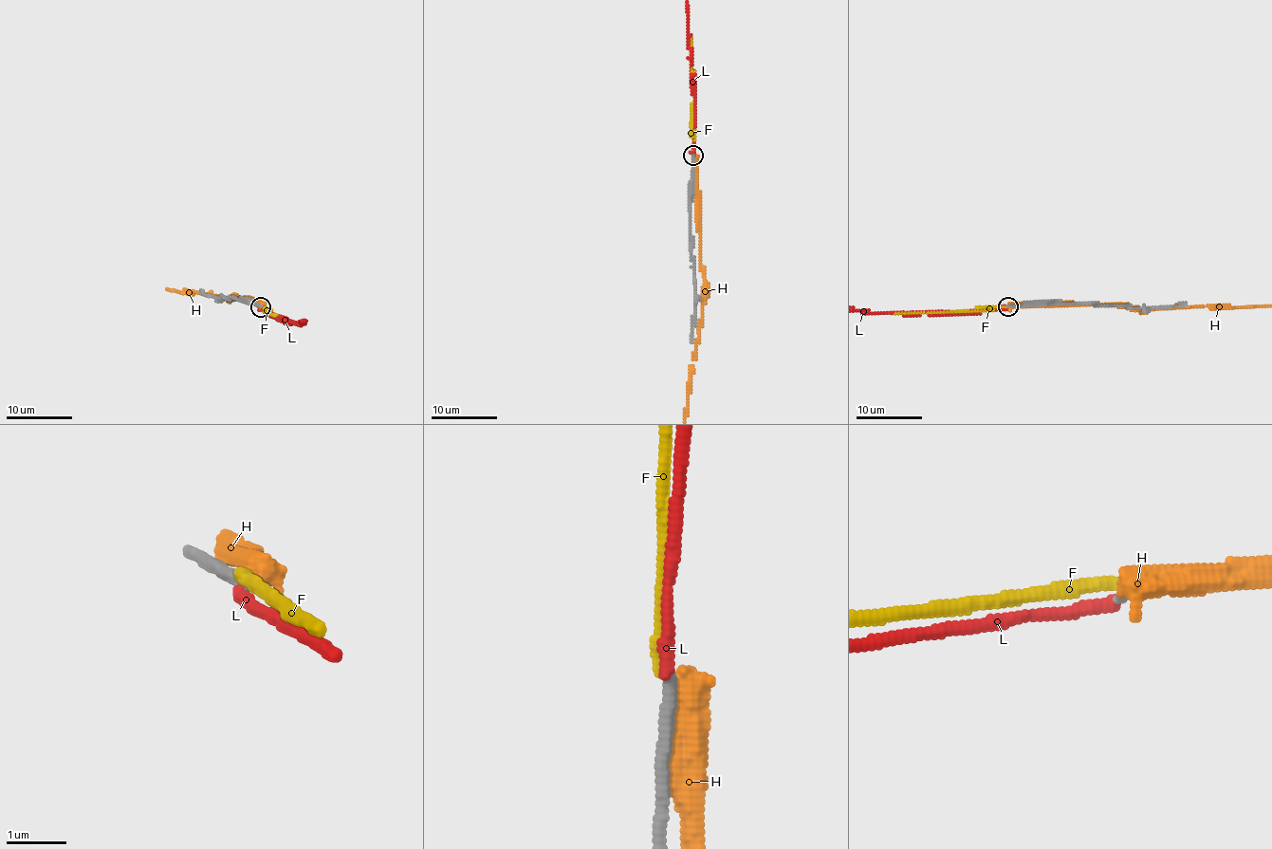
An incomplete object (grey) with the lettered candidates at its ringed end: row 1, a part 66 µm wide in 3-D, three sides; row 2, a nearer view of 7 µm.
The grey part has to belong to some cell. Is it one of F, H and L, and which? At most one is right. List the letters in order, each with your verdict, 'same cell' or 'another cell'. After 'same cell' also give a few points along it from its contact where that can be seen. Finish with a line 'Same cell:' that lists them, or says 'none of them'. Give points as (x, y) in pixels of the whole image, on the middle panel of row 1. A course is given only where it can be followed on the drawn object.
F: another cell
H: another cell
L: another cell
Same cell: none of them

